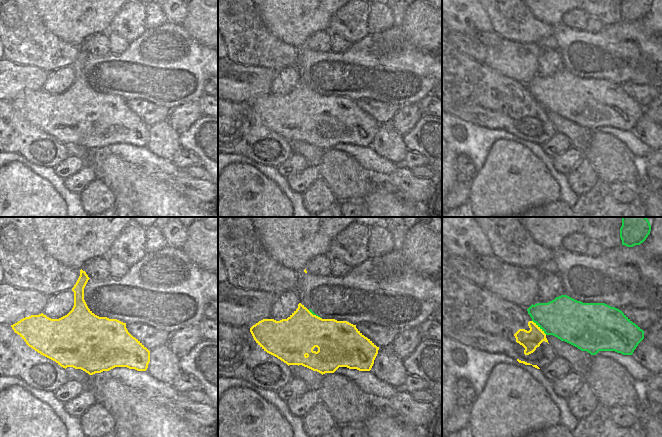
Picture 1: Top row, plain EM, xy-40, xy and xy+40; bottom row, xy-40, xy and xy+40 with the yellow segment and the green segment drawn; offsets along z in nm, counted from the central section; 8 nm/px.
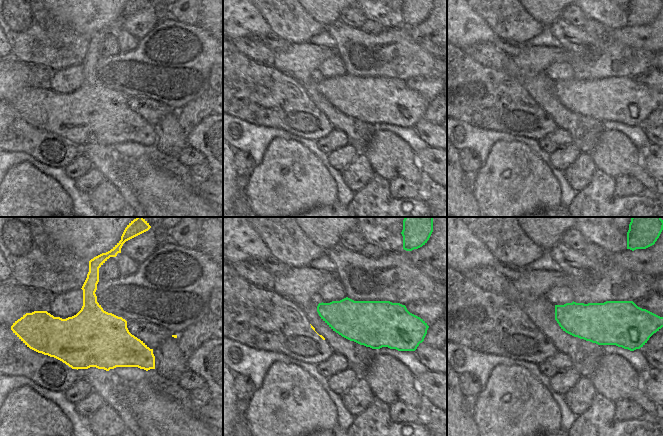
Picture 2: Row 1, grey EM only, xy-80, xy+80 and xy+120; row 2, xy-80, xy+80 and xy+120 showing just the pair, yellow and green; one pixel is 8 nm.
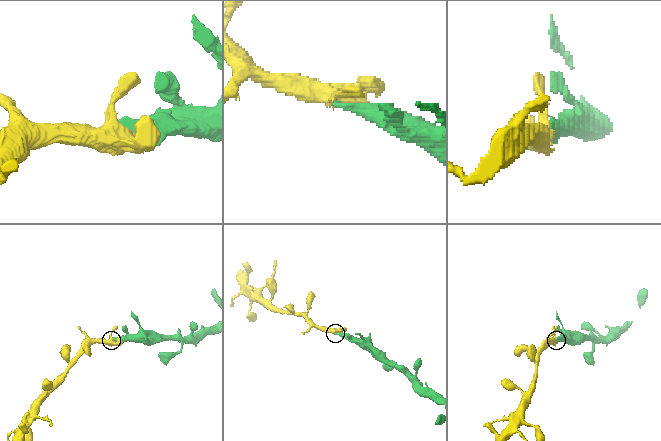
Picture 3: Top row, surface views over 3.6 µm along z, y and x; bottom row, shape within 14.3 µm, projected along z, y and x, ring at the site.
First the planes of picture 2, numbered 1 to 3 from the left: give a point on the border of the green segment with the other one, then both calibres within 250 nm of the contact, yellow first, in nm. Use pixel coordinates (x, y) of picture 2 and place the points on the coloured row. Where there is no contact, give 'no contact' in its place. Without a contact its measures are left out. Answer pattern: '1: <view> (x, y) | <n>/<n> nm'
1: no contact
2: no contact
3: no contact

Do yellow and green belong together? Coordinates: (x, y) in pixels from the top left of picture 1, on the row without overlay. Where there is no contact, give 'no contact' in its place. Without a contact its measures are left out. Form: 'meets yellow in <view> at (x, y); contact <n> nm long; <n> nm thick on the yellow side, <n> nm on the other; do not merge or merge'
meets yellow in xy+40 at (539, 103); contact 170 nm long; 160 nm thick on the yellow side, 340 nm on the other; merge

